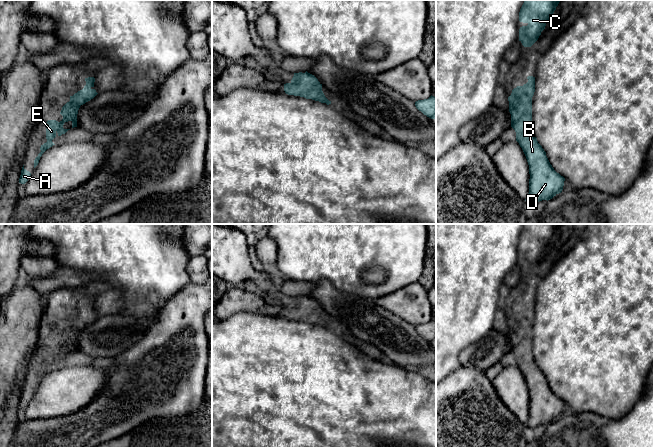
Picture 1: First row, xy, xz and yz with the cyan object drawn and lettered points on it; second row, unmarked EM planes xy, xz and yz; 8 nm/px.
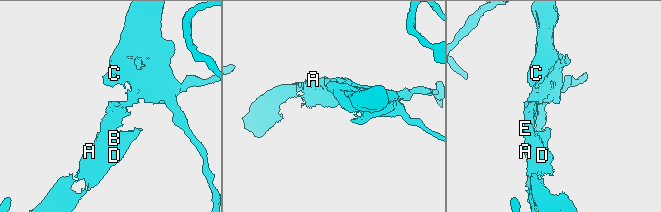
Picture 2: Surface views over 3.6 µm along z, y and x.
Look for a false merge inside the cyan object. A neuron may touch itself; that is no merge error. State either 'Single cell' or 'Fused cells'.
Single cell

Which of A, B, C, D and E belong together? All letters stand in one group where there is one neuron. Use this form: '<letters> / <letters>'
A B C D E

